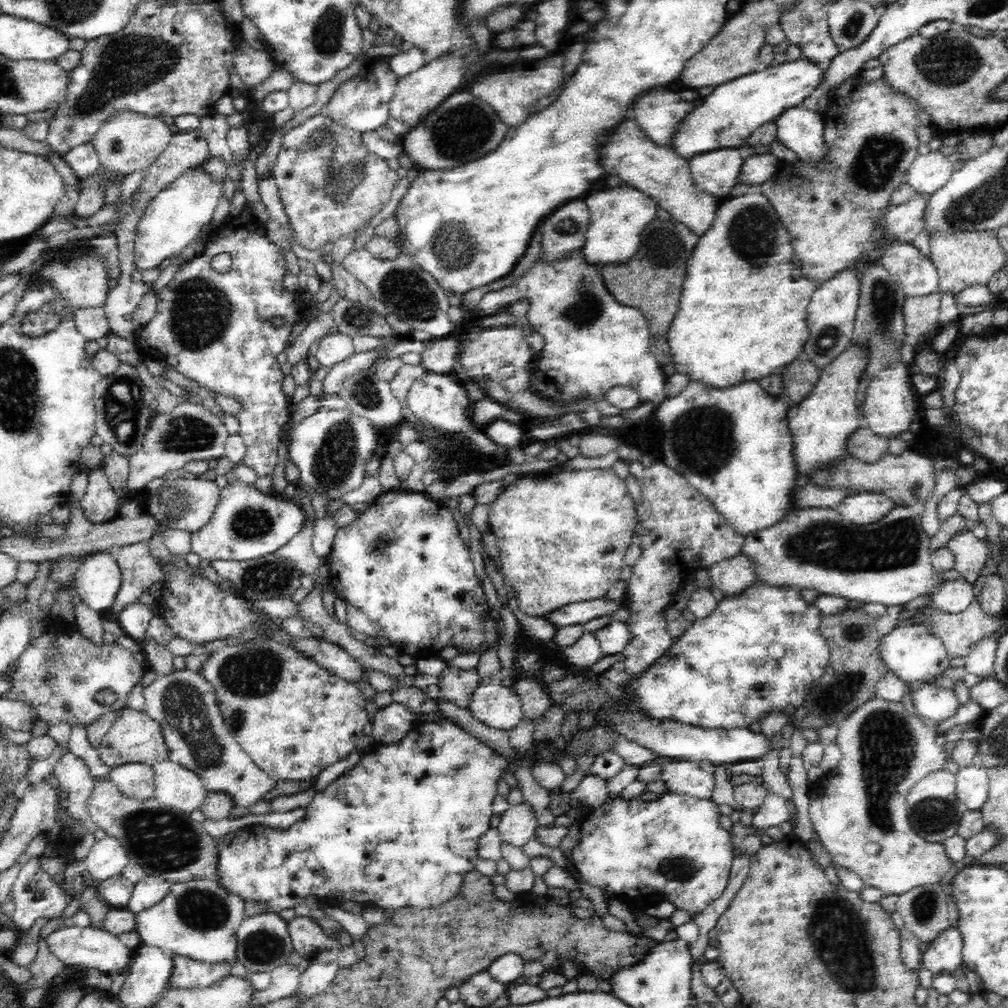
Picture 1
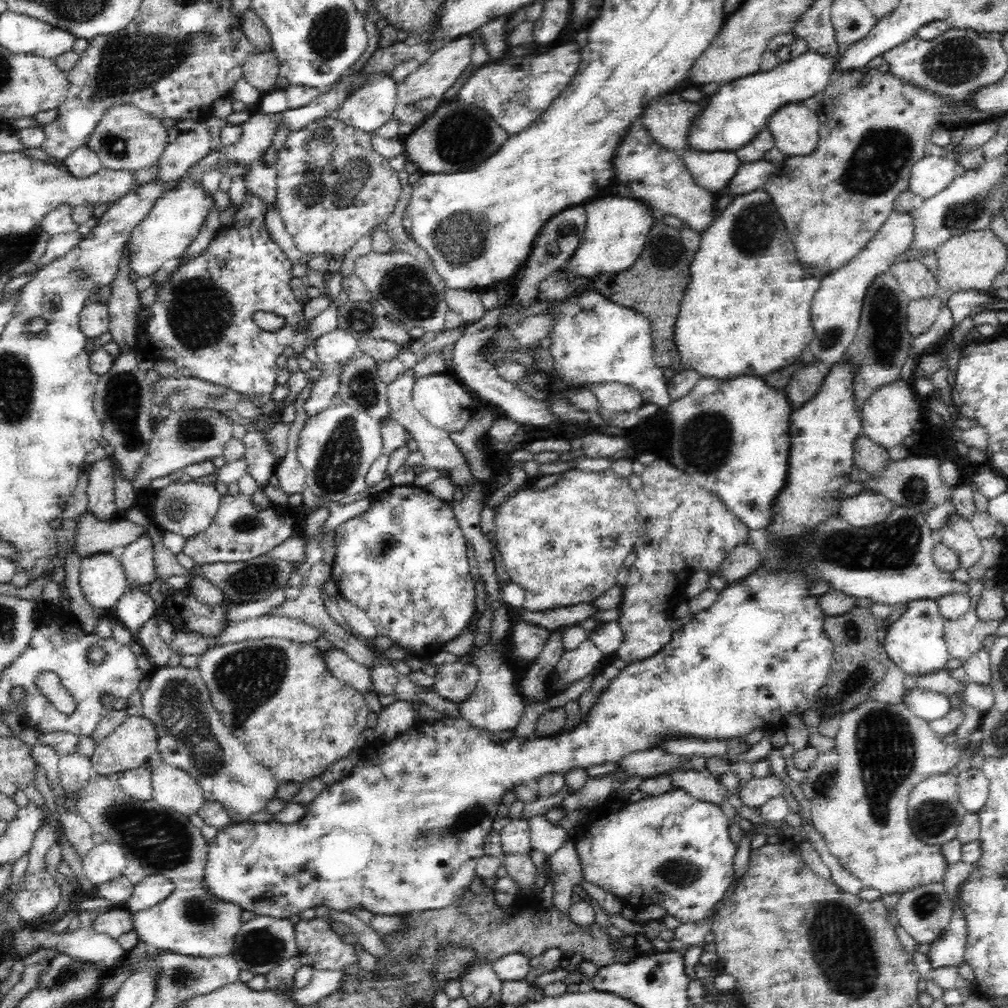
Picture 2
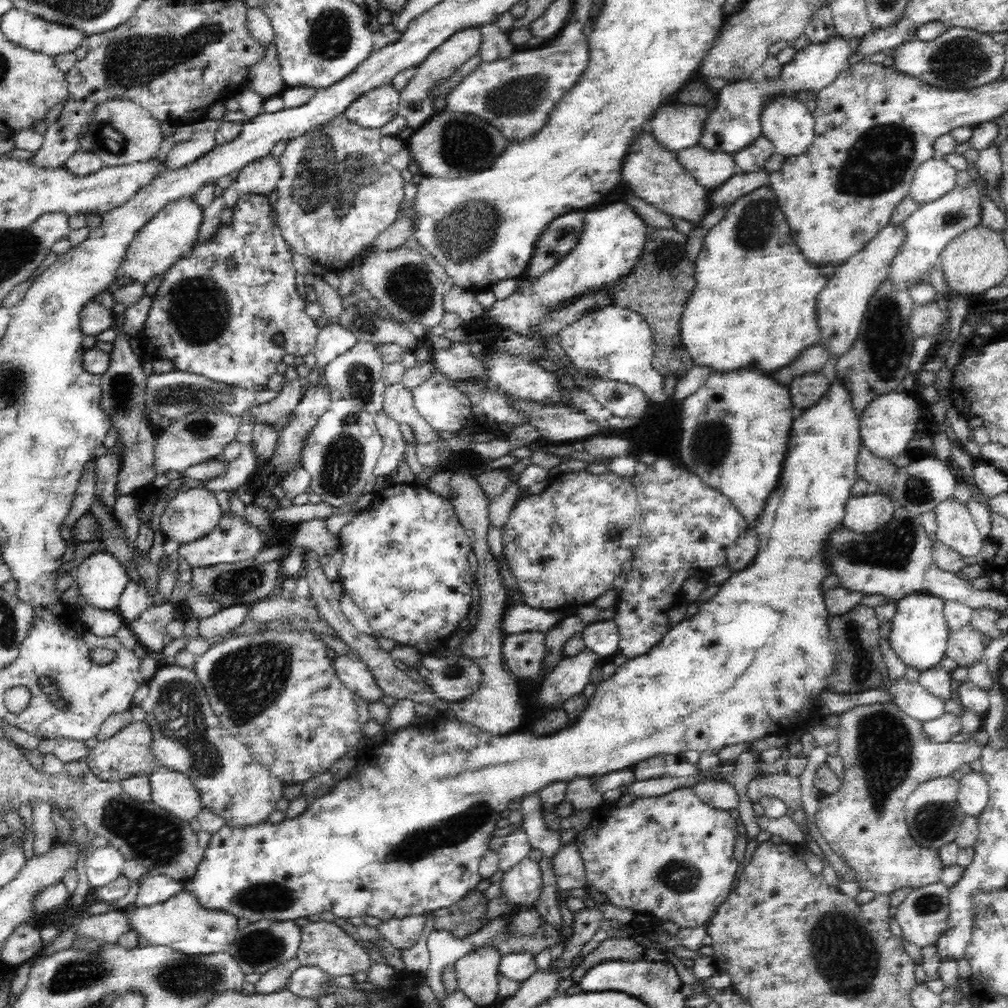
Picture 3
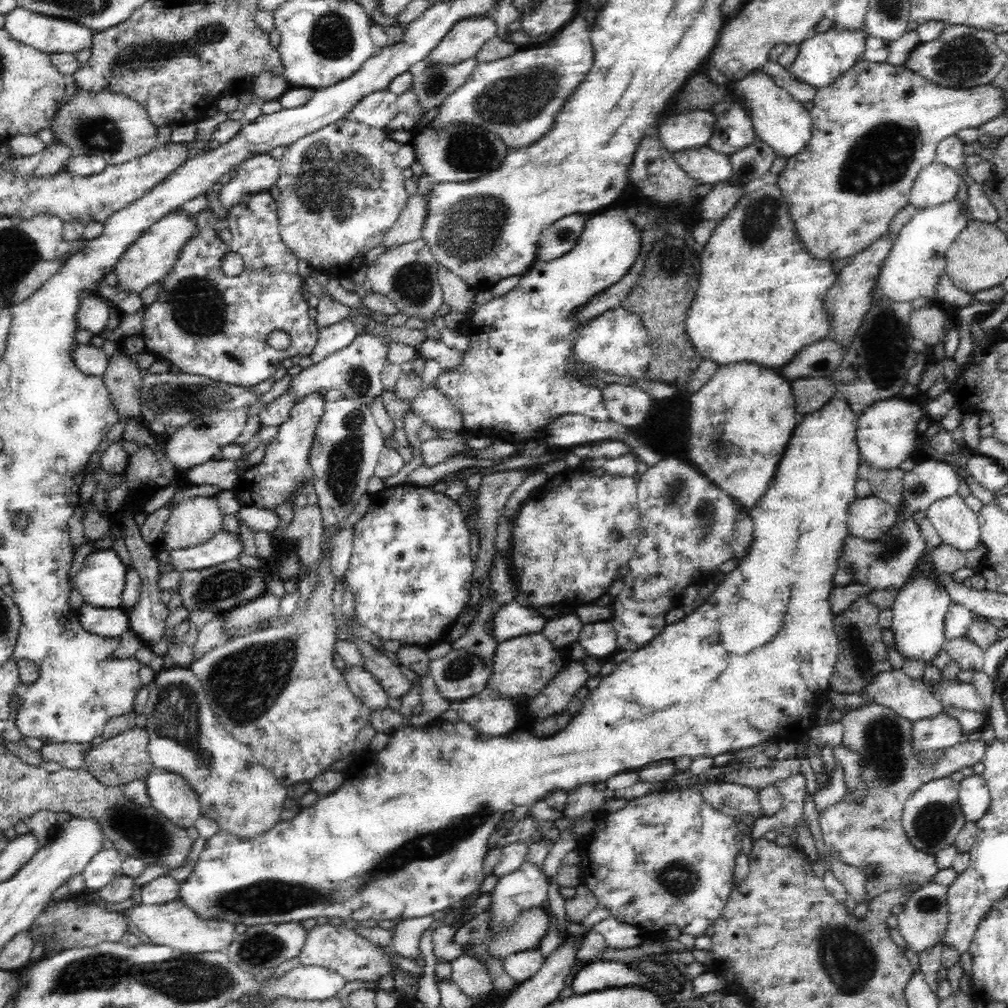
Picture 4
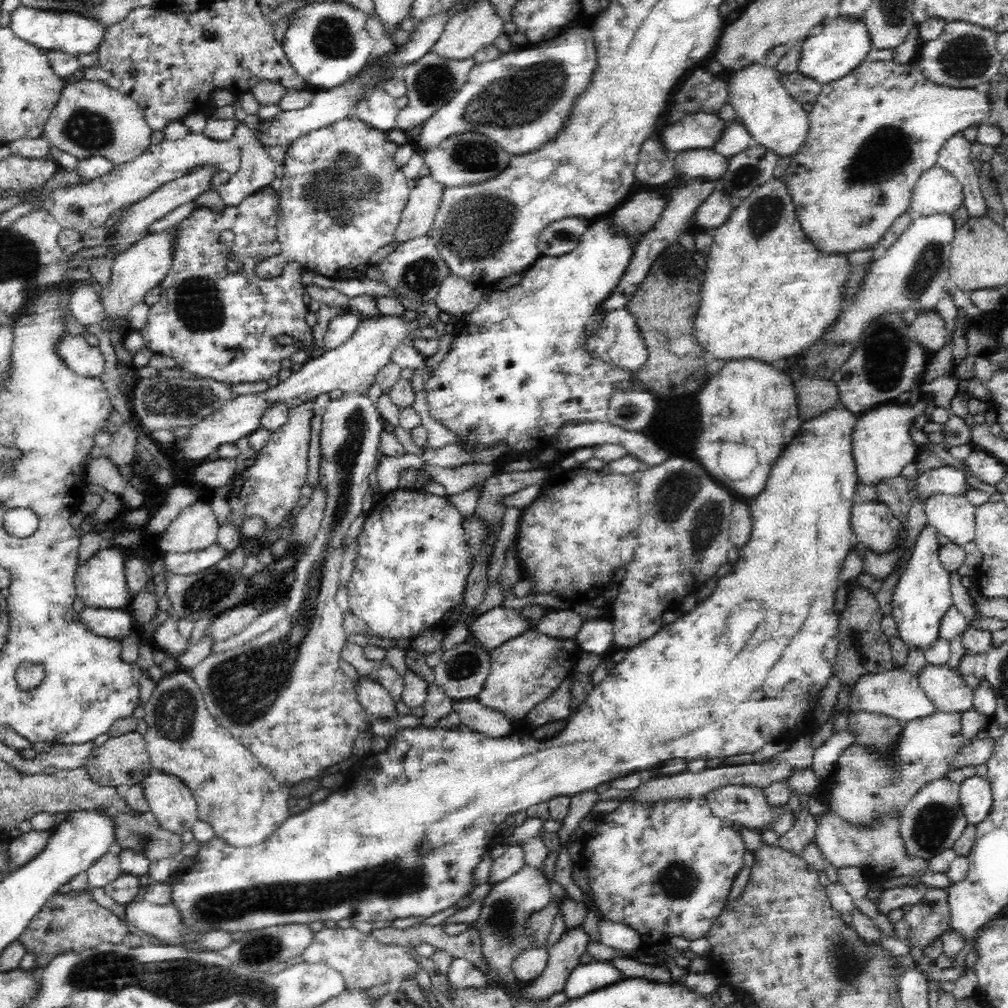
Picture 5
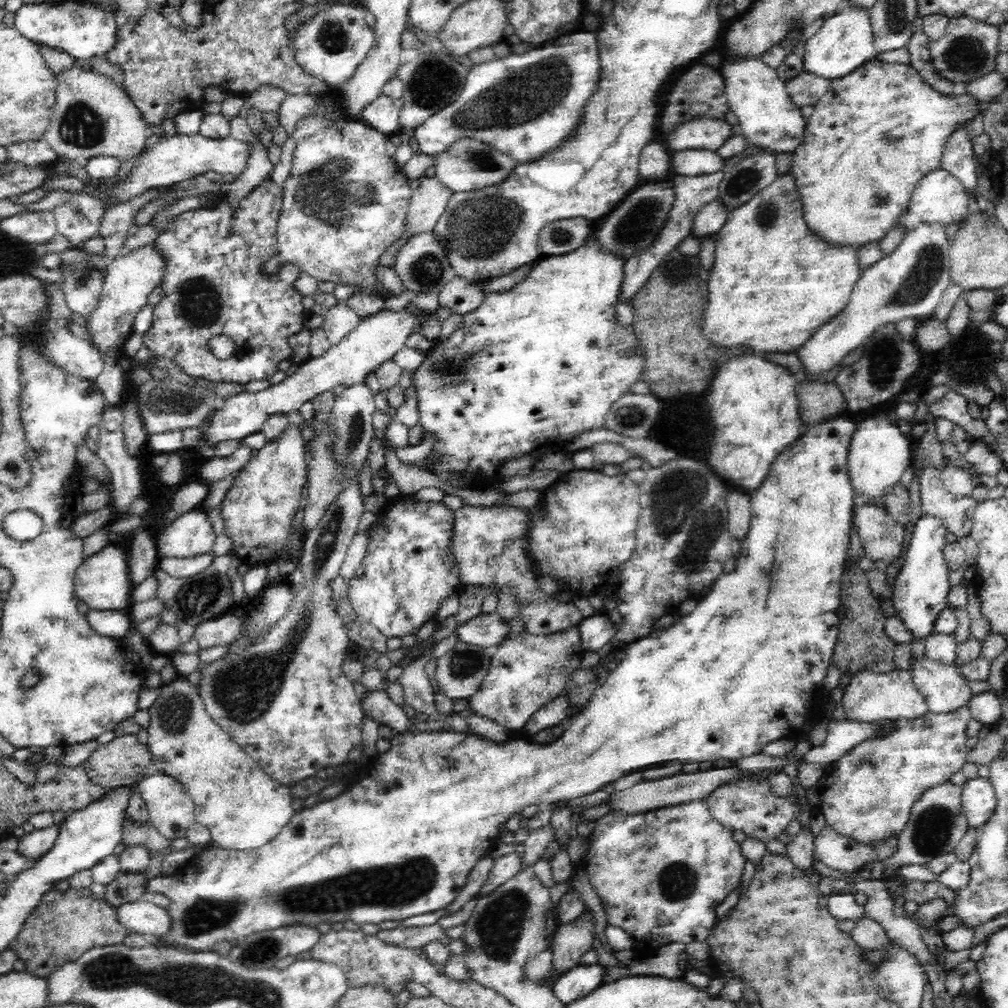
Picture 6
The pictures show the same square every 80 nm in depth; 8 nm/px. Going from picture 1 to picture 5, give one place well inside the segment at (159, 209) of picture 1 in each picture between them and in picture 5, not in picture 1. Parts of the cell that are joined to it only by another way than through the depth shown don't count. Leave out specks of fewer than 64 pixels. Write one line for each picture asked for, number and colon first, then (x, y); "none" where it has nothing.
2: (174, 222)
3: (169, 235)
4: (148, 260)
5: (138, 269)

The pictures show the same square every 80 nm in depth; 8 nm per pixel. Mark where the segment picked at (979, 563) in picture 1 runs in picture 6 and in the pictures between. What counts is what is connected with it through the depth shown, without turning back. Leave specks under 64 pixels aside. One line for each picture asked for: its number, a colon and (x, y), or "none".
2: (957, 532)
3: (956, 528)
4: (957, 525)
5: (952, 516)
6: (956, 513)

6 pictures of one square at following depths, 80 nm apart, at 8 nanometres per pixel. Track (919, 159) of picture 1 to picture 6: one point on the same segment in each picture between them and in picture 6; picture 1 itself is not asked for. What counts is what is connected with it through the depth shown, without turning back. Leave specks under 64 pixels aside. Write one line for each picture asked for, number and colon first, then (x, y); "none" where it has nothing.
2: (931, 174)
3: (934, 178)
4: (937, 184)
5: (937, 191)
6: (939, 197)

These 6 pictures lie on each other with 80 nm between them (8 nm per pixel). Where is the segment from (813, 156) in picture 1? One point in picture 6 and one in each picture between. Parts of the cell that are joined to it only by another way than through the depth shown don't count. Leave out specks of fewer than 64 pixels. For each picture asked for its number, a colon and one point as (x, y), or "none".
2: (796, 129)
3: (785, 121)
4: (783, 123)
5: (775, 120)
6: (768, 117)

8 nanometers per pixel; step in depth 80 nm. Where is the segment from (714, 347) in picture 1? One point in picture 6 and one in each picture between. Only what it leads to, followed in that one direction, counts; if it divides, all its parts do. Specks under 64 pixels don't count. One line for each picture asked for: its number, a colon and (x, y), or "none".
2: (725, 329)
3: (759, 312)
4: (760, 297)
5: (769, 293)
6: (774, 283)

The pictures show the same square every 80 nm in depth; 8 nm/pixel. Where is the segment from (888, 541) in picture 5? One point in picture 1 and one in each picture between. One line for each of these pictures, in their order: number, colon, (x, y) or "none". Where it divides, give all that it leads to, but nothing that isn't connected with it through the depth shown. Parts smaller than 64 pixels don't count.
1: (866, 507)
2: (865, 509)
3: (867, 513)
4: (870, 517)

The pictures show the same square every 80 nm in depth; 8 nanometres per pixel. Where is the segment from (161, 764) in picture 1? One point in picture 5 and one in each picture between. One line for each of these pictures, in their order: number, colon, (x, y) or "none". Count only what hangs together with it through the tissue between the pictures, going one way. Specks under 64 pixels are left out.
2: (173, 788)
3: (172, 791)
4: (170, 794)
5: (174, 806)

